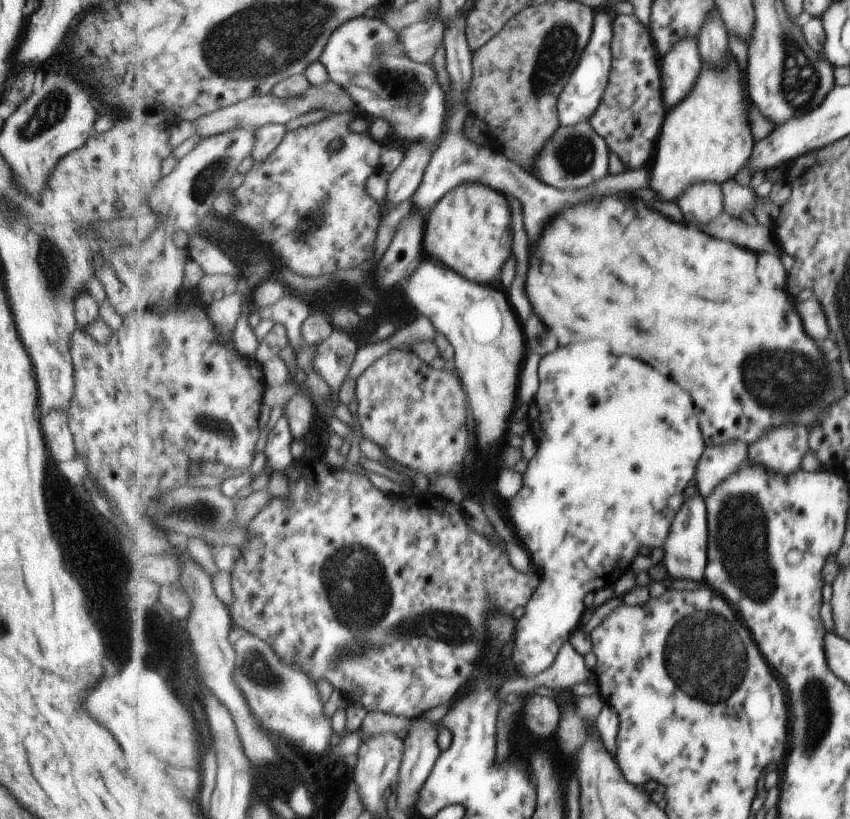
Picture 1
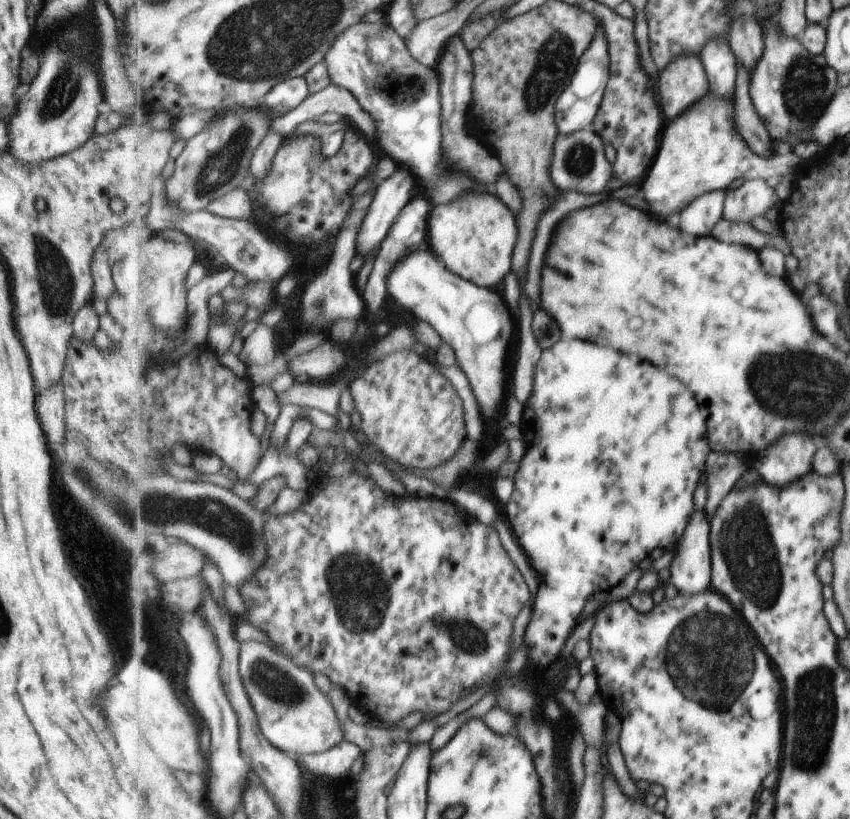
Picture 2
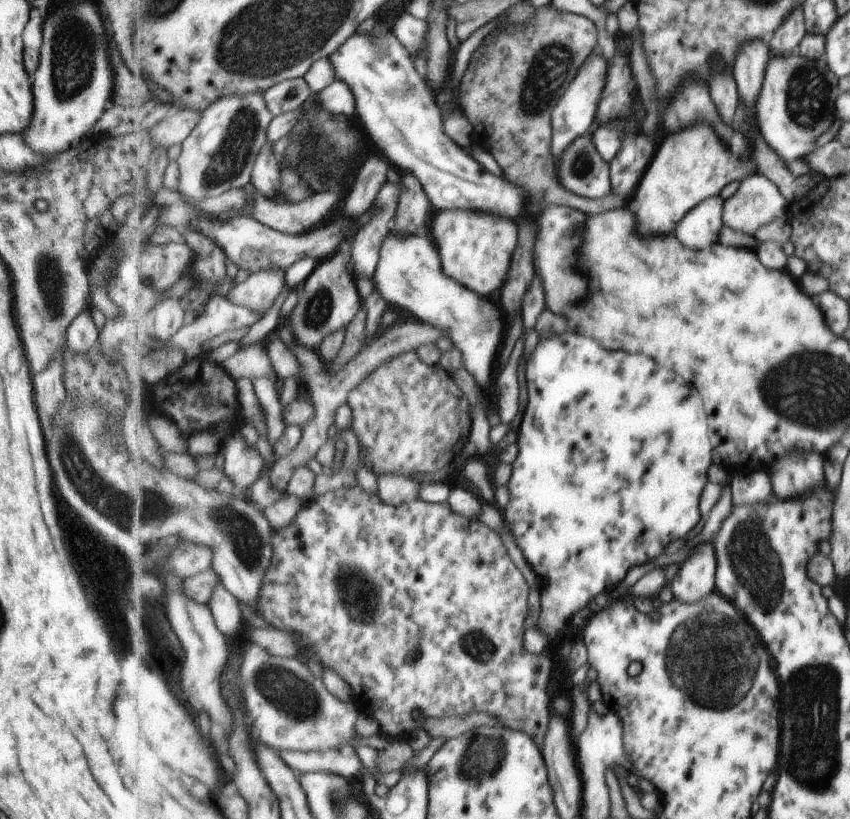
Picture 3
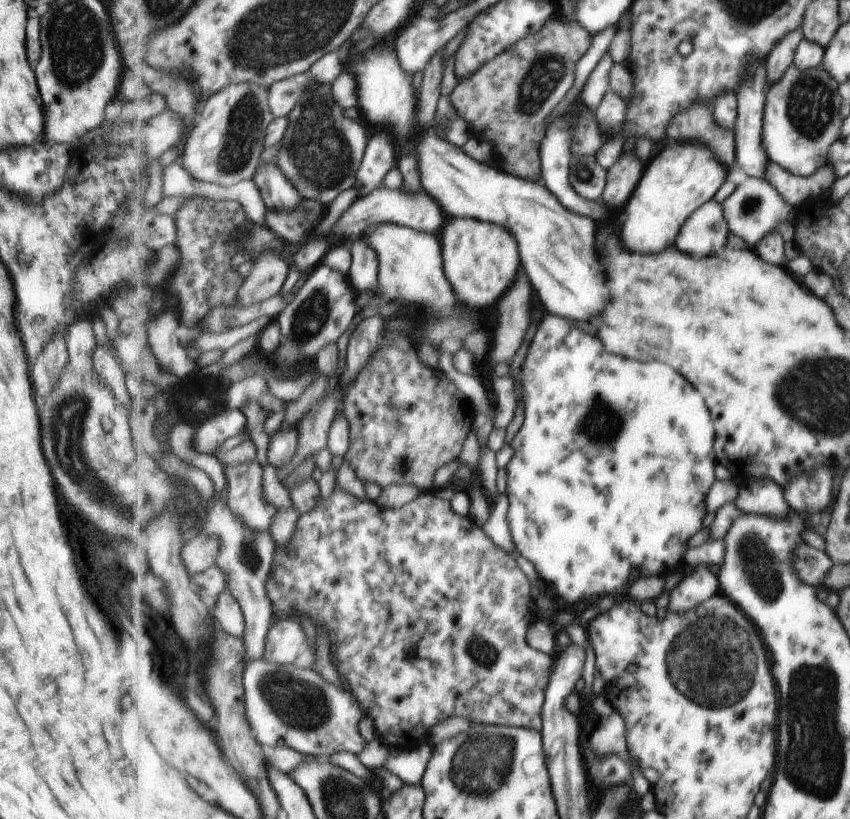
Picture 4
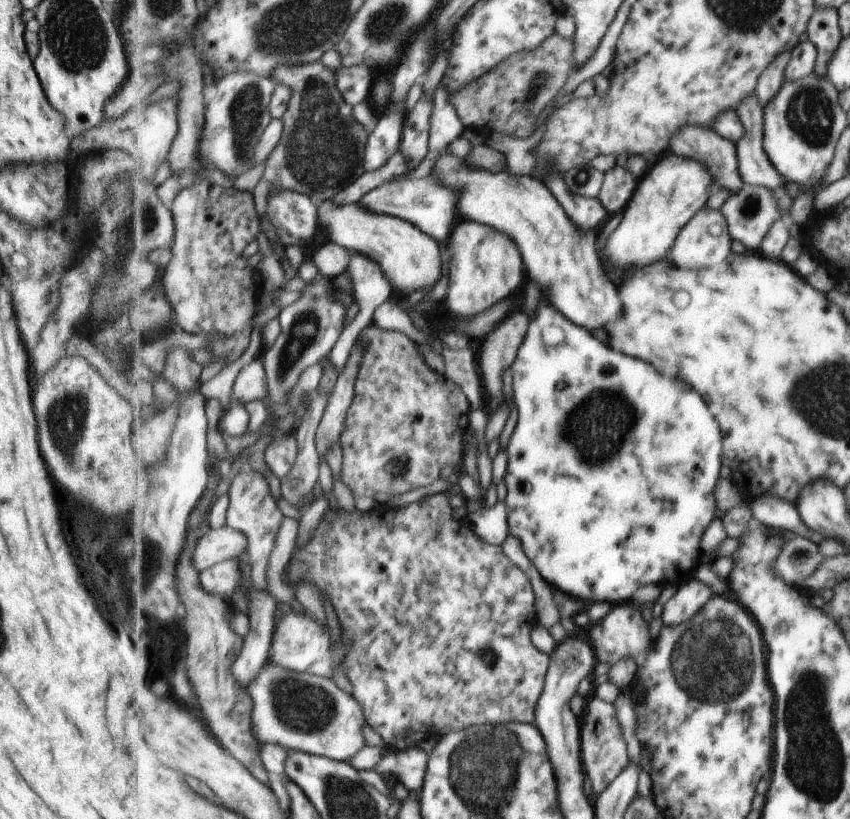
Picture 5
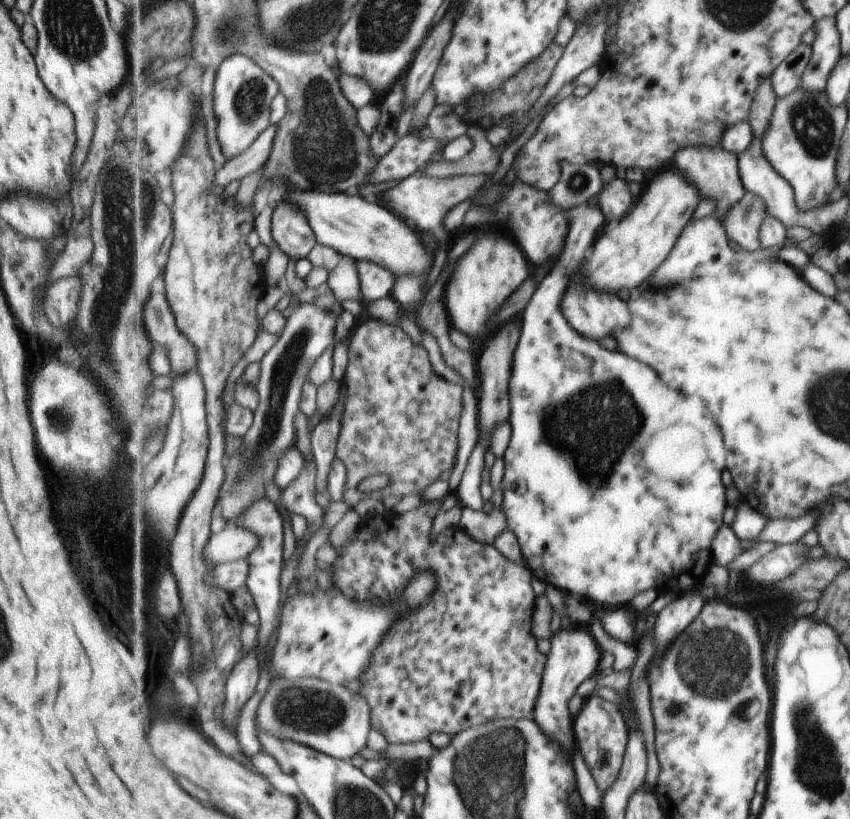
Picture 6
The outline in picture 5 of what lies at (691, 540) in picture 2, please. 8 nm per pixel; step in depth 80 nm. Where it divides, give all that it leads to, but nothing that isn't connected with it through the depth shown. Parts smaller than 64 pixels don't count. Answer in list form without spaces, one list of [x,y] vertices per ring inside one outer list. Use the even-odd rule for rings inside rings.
[[[693,580],[687,582],[665,606],[665,624],[679,624],[685,622],[689,618],[693,618],[693,614],[697,614],[697,610],[701,610],[701,606],[706,606],[707,602],[714,596],[714,590],[711,586],[707,586],[701,580]]]

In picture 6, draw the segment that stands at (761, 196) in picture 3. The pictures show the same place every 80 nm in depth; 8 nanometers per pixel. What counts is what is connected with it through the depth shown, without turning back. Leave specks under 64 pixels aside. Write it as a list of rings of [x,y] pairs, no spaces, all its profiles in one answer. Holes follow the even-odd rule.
[[[748,191],[737,205],[733,205],[732,209],[728,210],[724,216],[724,225],[727,234],[743,248],[743,252],[757,252],[762,248],[762,226],[767,216],[768,208],[761,196],[753,191]]]

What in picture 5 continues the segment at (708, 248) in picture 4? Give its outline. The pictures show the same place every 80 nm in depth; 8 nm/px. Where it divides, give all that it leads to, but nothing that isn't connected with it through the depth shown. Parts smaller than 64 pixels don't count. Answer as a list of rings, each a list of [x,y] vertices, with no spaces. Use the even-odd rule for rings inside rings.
[[[703,208],[691,222],[681,230],[681,238],[677,238],[677,246],[673,246],[673,254],[669,256],[671,262],[679,266],[693,266],[693,268],[707,268],[711,264],[721,264],[721,260],[736,256],[732,250],[733,238],[731,236],[727,219],[721,208]]]

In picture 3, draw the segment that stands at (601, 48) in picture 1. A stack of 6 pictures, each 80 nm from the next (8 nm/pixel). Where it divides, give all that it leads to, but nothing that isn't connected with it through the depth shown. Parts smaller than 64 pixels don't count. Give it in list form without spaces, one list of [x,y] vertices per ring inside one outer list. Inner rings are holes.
[[[597,49],[594,51],[585,64],[581,66],[580,73],[571,82],[569,90],[565,92],[565,96],[561,98],[557,108],[553,112],[552,126],[553,126],[553,138],[551,138],[551,154],[553,154],[553,160],[559,162],[559,158],[563,156],[563,152],[577,140],[589,132],[593,120],[598,112],[599,102],[603,92],[606,88],[606,82],[608,81],[608,68],[607,60],[602,52]]]

